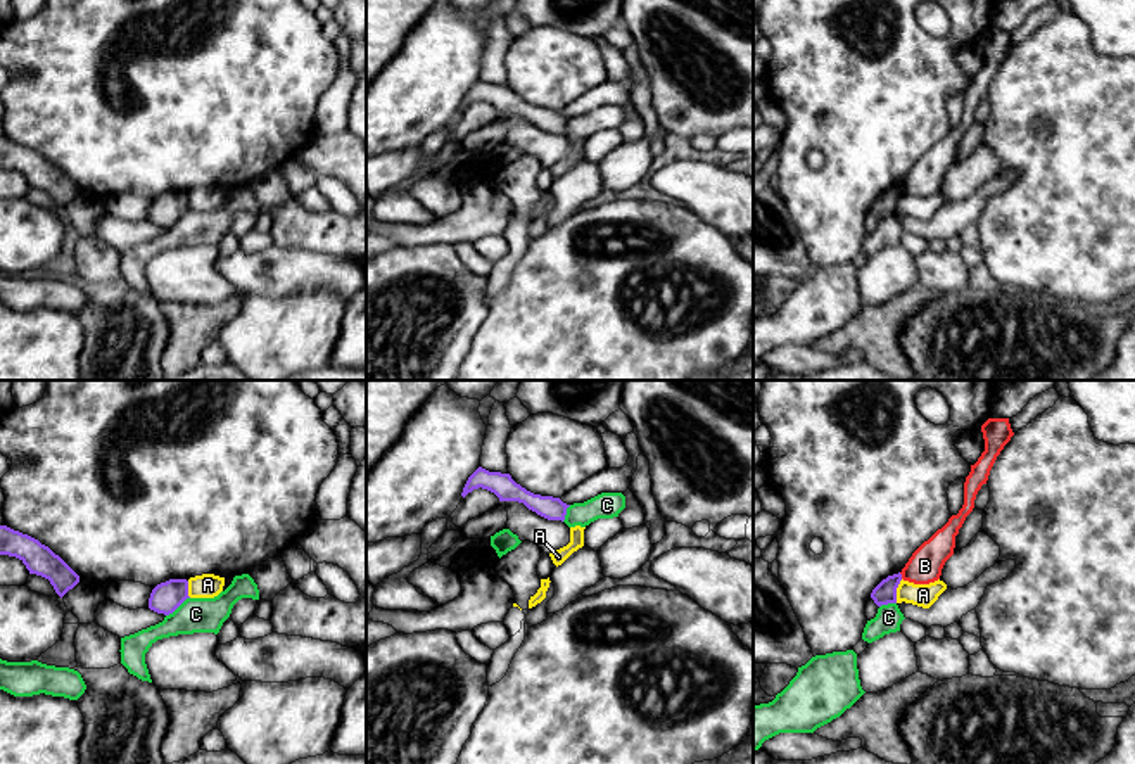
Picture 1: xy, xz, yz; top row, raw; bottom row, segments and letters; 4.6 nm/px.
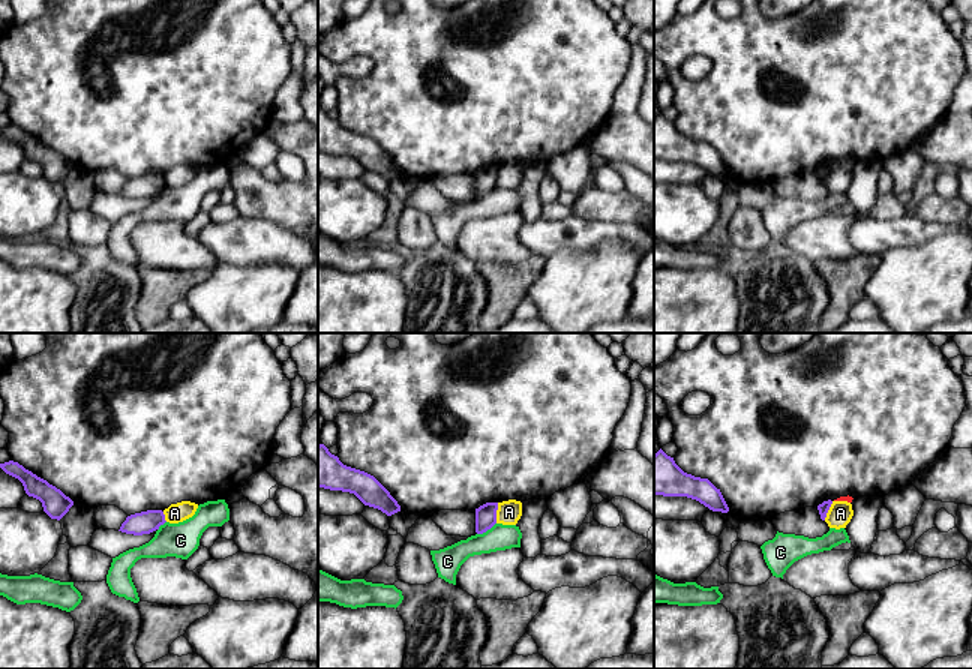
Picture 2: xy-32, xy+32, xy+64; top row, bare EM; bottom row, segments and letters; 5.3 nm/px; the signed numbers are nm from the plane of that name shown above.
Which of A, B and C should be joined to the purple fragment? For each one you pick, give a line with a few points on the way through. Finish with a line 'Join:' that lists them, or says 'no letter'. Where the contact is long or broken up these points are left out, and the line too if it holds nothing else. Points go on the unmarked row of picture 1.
Join: no letter

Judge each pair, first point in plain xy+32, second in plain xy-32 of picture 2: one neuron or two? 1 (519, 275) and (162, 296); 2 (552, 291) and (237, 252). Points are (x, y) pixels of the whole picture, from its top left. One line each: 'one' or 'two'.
1: one
2: two

